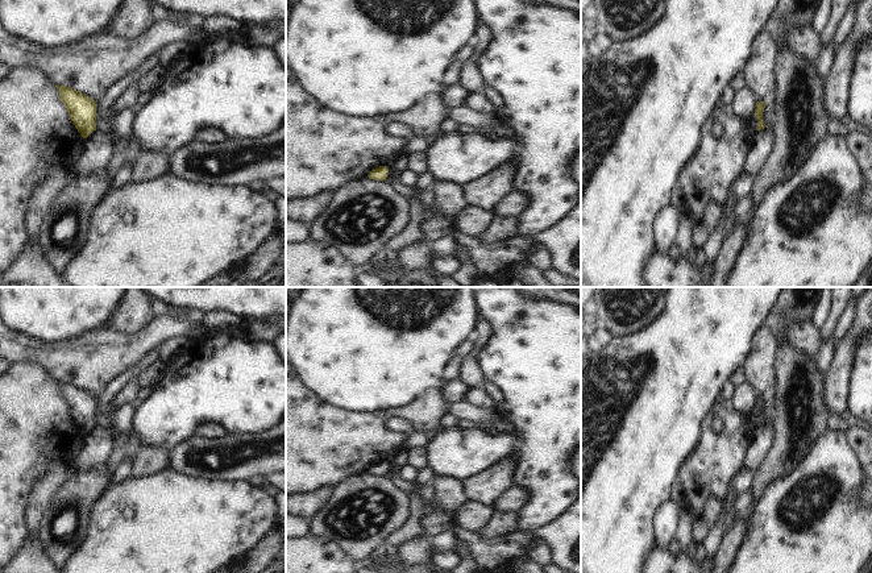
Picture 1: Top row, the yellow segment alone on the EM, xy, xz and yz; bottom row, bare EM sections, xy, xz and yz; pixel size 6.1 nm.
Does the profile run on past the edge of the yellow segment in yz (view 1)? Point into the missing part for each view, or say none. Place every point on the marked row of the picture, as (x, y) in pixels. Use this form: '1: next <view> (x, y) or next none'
1: next none

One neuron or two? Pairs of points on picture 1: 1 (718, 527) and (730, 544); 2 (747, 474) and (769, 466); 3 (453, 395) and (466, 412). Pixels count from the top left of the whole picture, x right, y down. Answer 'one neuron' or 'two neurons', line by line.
1: two neurons
2: two neurons
3: two neurons

